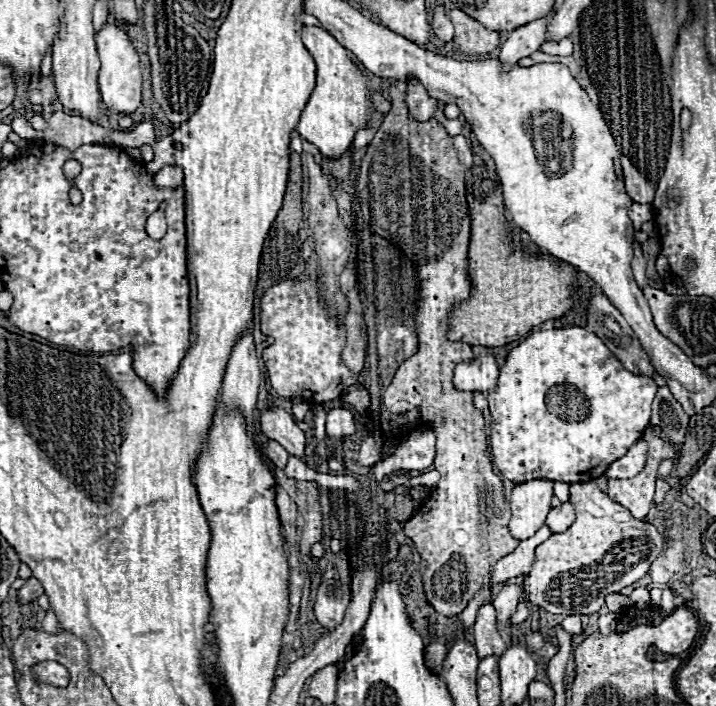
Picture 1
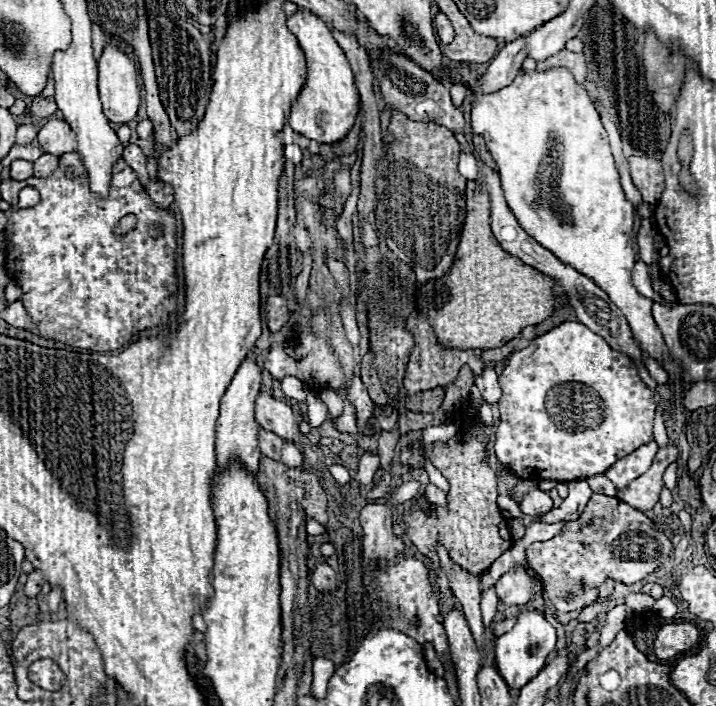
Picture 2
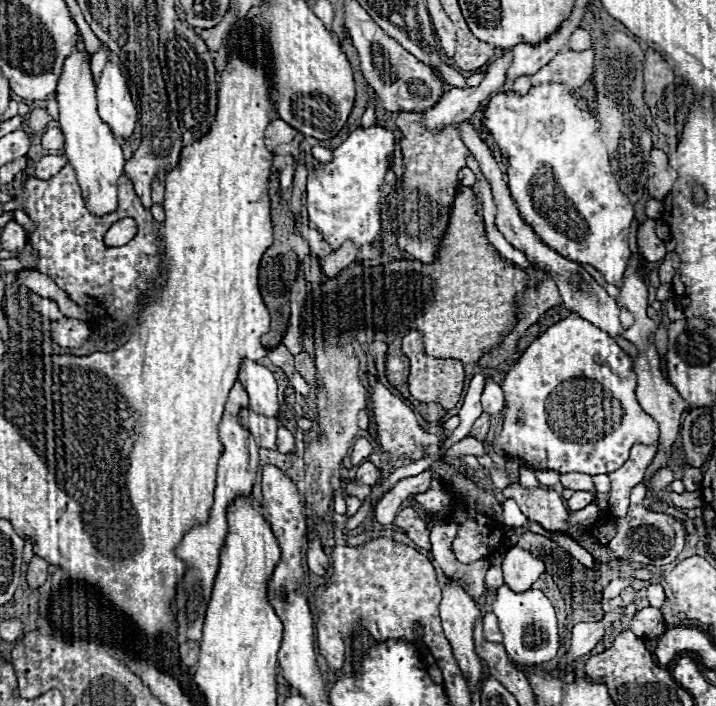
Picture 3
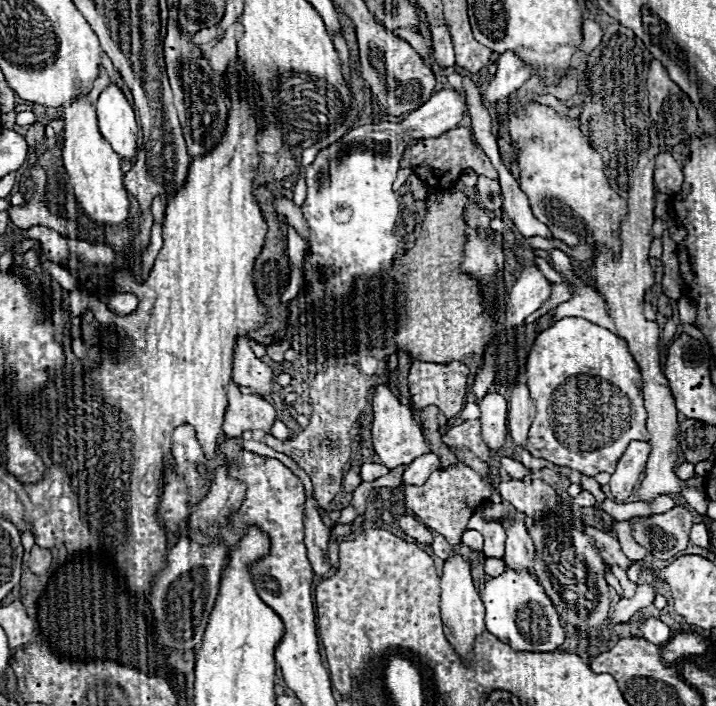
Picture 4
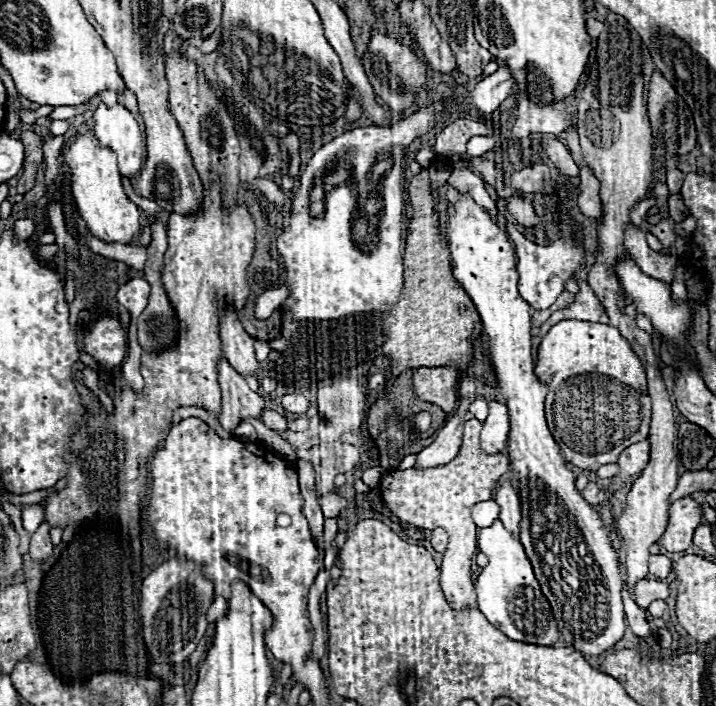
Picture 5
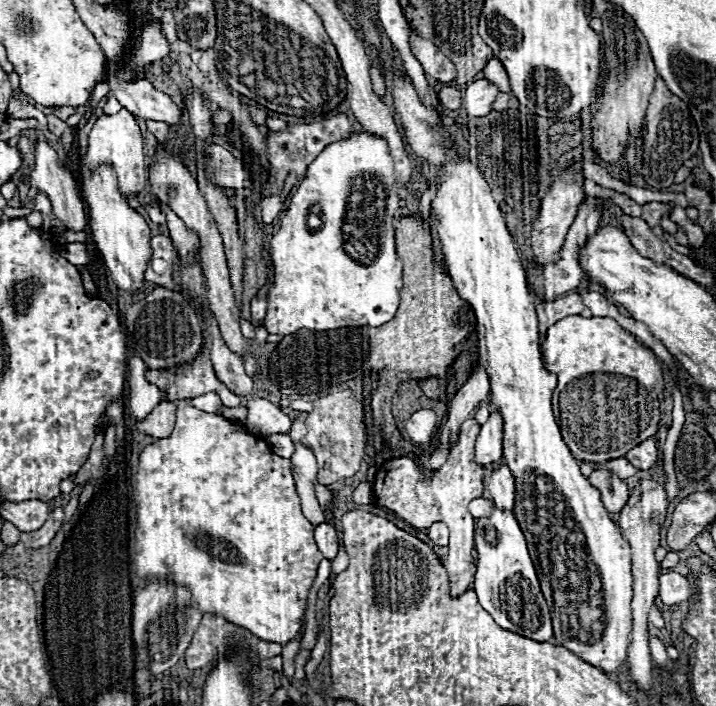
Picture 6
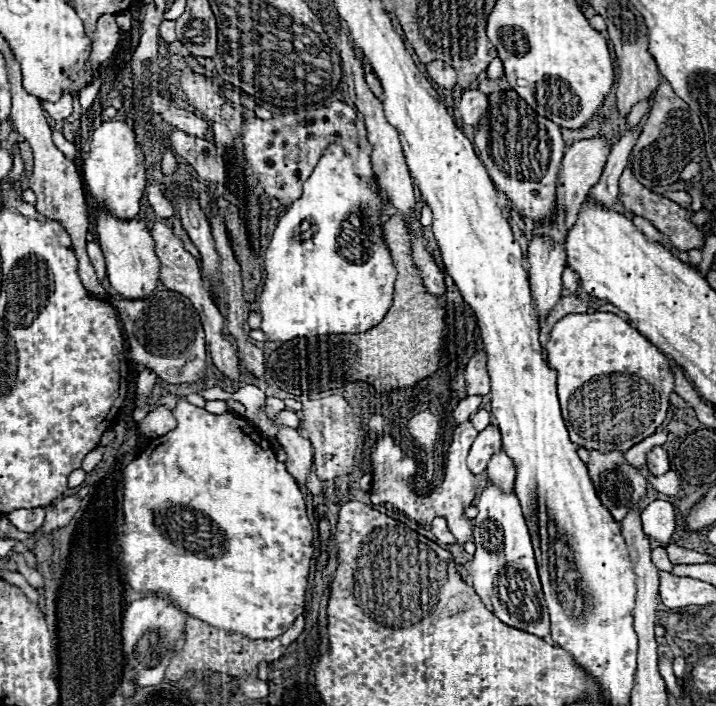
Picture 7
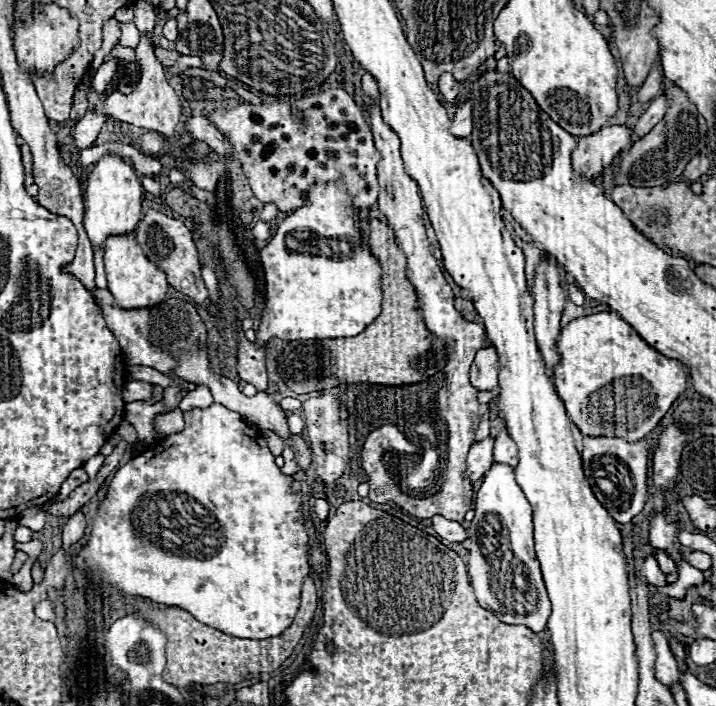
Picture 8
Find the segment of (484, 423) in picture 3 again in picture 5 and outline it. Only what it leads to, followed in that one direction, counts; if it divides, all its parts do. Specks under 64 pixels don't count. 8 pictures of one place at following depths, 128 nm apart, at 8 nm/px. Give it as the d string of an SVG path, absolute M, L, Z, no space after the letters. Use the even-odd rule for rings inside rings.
M472 418L464 422L462 446L452 462L428 470L392 470L380 482L384 504L388 504L402 522L420 530L444 528L448 532L448 550L444 552L444 562L440 566L440 586L452 610L478 608L470 572L476 550L476 524L470 518L470 510L474 504L492 498L492 490L500 476L508 470L508 456L482 452L480 430L480 420Z

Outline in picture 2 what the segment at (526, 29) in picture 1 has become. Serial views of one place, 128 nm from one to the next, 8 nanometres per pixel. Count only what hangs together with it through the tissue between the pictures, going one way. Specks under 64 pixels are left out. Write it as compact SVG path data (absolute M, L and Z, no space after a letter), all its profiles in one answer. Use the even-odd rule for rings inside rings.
M528 34L522 38L516 38L514 42L508 42L504 48L500 48L500 52L492 58L490 66L484 72L482 92L494 92L494 90L510 84L510 80L514 80L522 62L528 58L526 42L528 42Z

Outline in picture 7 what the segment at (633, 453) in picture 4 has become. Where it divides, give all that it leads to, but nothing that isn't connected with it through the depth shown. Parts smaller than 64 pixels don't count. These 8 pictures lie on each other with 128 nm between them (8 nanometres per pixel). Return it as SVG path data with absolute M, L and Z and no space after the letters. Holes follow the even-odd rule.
M654 446L648 454L646 454L646 460L648 460L648 470L656 476L668 472L668 456L666 456L666 450L662 446Z

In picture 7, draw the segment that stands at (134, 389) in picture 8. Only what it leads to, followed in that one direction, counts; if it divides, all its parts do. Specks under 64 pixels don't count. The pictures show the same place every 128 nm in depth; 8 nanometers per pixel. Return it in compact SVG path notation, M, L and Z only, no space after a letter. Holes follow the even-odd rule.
M150 370L140 372L137 377L135 396L149 397L156 382L158 382L158 376L154 372Z

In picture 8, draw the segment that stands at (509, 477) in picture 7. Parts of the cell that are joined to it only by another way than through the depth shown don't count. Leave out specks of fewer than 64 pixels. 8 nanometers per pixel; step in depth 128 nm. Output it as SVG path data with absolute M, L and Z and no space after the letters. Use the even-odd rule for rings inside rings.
M500 430L494 442L494 462L496 464L506 464L510 468L516 468L518 458L516 458L516 444L510 440L506 430Z

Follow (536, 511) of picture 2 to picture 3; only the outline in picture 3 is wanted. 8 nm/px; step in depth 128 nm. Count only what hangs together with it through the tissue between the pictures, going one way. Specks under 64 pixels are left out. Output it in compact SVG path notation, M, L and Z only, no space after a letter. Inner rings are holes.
M520 467L520 479L519 483L525 488L536 488L539 485L539 482L535 476L533 470L530 470L526 467Z

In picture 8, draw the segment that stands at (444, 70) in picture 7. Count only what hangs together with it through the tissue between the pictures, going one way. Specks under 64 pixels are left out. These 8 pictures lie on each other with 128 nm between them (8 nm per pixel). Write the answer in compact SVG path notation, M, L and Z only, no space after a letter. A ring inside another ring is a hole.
M444 72L438 78L438 90L440 90L440 94L444 96L446 102L452 102L460 92L460 82L456 82L450 72Z

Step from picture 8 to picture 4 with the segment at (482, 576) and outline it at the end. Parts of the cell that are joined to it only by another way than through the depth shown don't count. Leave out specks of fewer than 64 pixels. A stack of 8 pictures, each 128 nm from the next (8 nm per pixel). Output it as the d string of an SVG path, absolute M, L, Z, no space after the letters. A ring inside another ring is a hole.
M473 514L468 521L467 529L484 534L484 556L504 558L506 532L497 521L485 521L478 514ZM506 568L504 574L490 578L482 592L486 606L486 628L490 634L510 644L518 652L554 652L564 642L564 630L560 618L544 594L542 586L528 572L514 572Z

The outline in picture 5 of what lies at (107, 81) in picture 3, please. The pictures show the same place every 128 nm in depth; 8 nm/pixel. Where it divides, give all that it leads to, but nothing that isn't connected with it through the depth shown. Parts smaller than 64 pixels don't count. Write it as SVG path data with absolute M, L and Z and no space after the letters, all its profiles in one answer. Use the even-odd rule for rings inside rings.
M100 102L94 110L94 134L102 146L118 154L122 176L134 178L140 172L146 156L146 142L130 110L122 104L106 106Z

